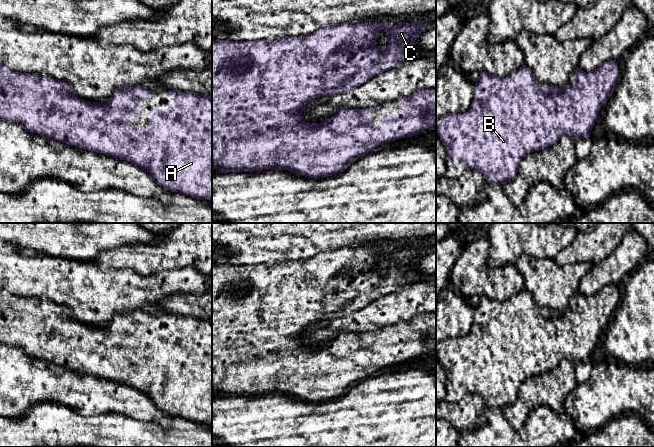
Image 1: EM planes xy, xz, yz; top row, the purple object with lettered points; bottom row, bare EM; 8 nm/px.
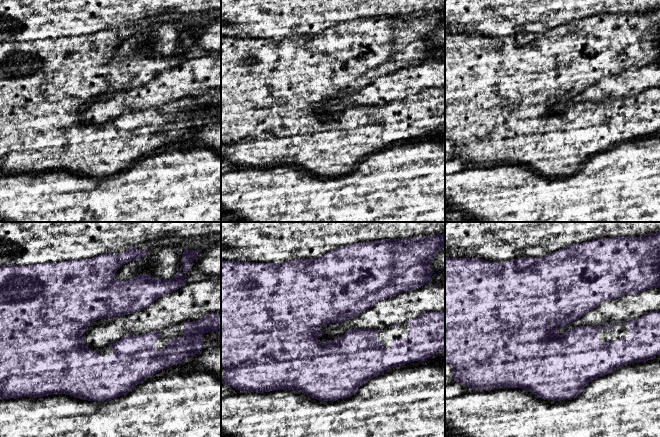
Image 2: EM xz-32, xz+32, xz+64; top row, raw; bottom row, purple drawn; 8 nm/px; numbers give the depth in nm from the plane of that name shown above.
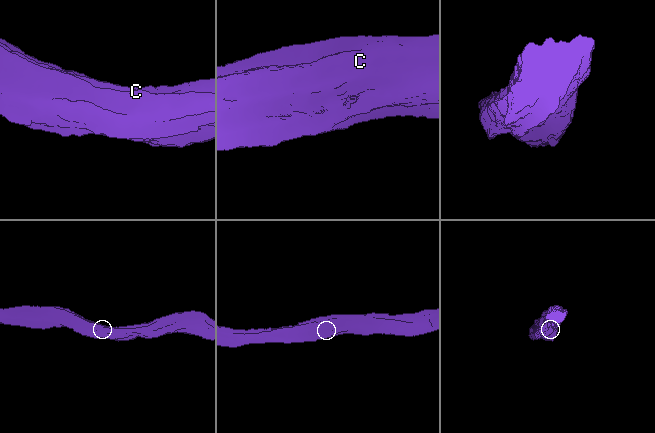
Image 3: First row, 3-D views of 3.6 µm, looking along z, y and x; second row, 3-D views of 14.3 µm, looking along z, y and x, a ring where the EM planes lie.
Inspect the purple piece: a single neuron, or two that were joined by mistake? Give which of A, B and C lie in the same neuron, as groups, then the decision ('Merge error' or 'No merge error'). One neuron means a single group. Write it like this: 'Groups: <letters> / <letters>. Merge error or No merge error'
Groups: A B C. No merge error

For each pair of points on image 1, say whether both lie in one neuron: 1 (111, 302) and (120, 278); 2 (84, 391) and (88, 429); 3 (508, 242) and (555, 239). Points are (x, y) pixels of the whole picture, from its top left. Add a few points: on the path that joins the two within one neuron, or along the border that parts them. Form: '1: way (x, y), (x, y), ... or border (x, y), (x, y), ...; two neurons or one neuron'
1: way (111, 296), (111, 293), (120, 284); one neuron
2: border (65, 405), (83, 415), (109, 412); two neurons
3: way (520, 239), (543, 239); one neuron

